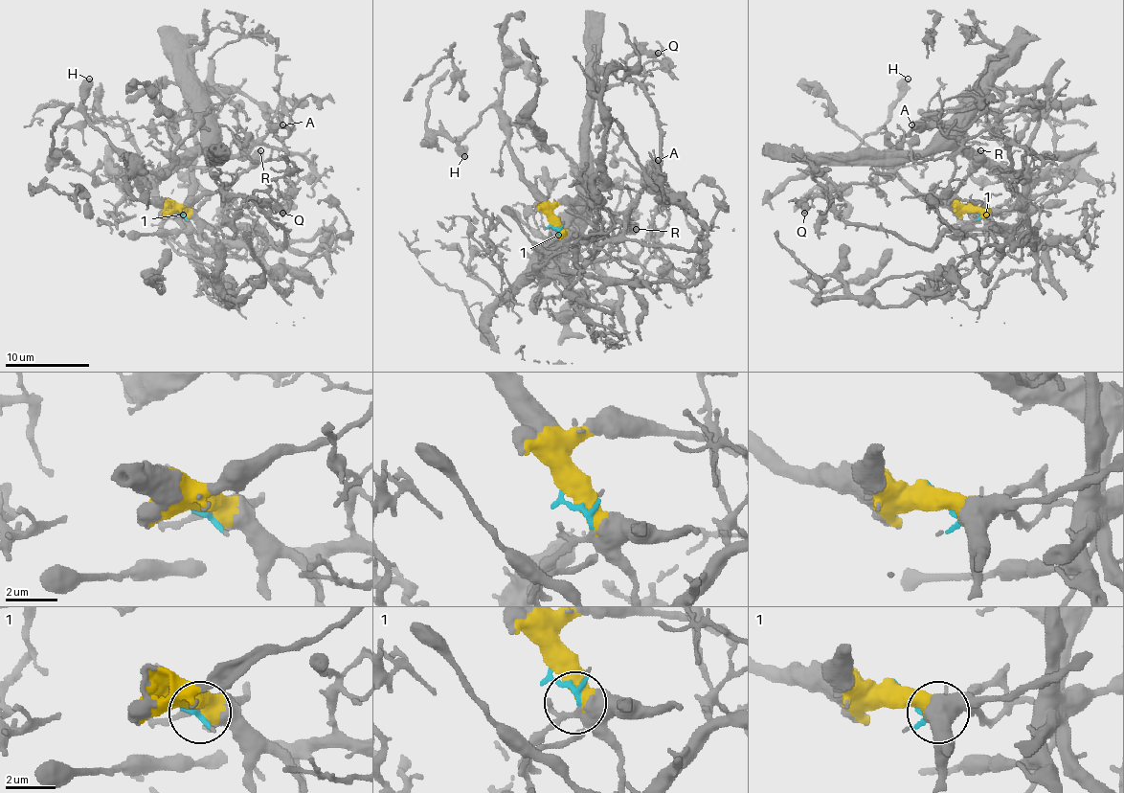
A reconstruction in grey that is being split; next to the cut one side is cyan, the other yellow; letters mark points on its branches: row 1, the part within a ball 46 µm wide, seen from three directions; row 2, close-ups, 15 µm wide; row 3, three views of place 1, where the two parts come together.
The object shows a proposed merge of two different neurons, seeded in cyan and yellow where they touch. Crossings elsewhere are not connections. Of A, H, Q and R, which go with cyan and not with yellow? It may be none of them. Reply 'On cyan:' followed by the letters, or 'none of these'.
On cyan: A, Q

